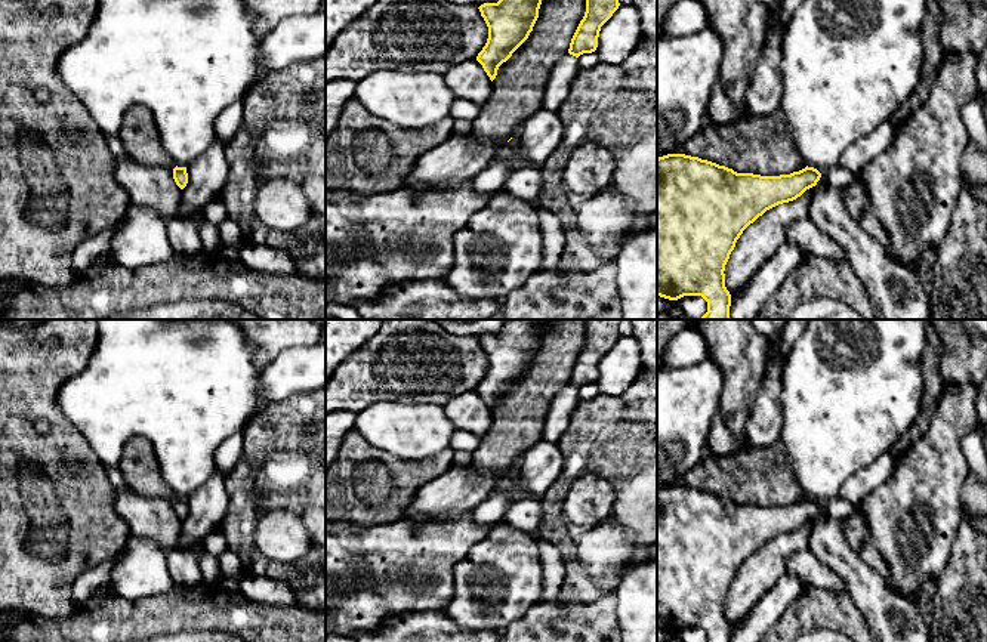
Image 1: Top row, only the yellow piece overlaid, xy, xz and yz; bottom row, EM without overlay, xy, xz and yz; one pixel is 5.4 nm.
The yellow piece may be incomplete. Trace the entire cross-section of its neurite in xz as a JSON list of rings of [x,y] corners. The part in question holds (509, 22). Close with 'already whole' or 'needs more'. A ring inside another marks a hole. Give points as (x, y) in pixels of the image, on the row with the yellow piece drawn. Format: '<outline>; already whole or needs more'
[[[499,0],[478,7],[488,27],[488,38],[476,61],[491,81],[499,67],[528,38],[540,4],[542,0]]]; already whole

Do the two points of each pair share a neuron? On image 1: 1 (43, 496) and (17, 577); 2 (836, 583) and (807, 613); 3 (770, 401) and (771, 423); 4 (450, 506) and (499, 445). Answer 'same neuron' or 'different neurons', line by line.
1: same neuron
2: different neurons
3: same neuron
4: different neurons

